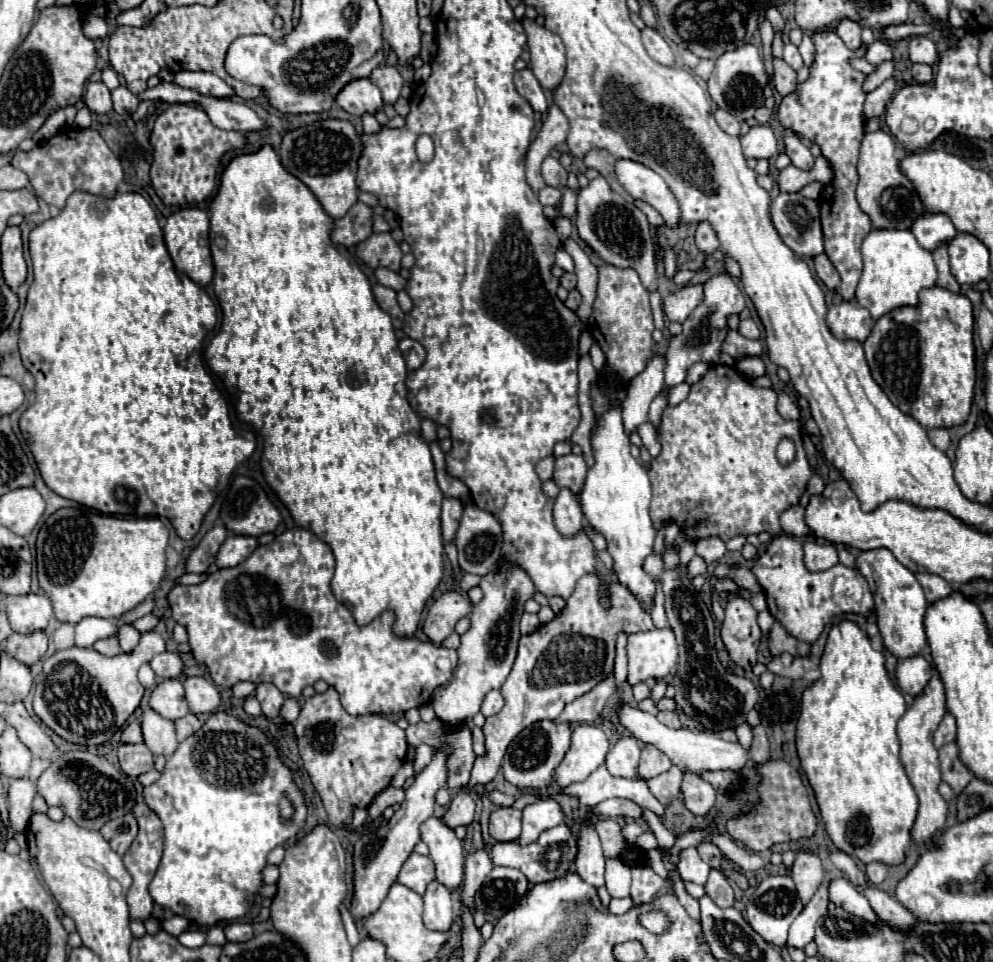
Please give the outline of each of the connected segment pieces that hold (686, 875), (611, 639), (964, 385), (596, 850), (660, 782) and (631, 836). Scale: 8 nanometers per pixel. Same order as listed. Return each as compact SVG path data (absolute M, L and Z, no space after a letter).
M688 848L680 854L678 870L680 870L682 880L690 880L690 882L696 882L696 884L706 884L712 868L706 862L702 862L696 848Z
M596 574L582 576L566 602L566 608L552 622L520 638L512 672L500 688L506 704L502 712L486 718L482 730L486 736L488 754L476 758L468 788L478 782L488 784L496 776L502 764L502 756L518 732L538 720L558 718L564 704L590 692L600 680L608 678L610 670L614 668L616 636L620 630L640 632L654 628L650 614L642 608L642 604L638 604L638 598L626 586L612 584L612 606L608 610L598 602L598 586L600 578Z
M934 286L920 292L918 306L896 308L876 320L872 334L864 342L868 366L876 384L886 392L890 402L918 420L924 428L952 428L968 420L976 384L976 350L974 350L974 316L972 302L946 288Z
M584 826L580 830L580 846L576 858L578 876L594 888L604 884L604 854L600 846L600 838L592 826Z
M672 766L668 772L662 772L660 776L648 780L652 794L666 806L670 800L674 800L680 794L680 782L684 772L678 766Z
M630 822L630 824L624 826L624 836L626 836L628 844L634 844L636 838L638 838L642 832L644 832L644 826L640 826L638 822Z

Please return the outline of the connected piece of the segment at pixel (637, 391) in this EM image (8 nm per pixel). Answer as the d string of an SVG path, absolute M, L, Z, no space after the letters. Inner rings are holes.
M652 356L644 372L628 382L628 396L622 404L622 416L626 432L638 430L640 424L648 422L648 406L660 394L664 386L664 358Z

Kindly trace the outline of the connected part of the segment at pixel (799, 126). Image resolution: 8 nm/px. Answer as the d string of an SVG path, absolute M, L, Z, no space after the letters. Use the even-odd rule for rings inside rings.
M818 32L818 34L814 34L812 36L812 40L814 40L814 46L816 46L816 60L814 60L814 64L810 66L810 78L804 82L804 84L798 84L798 90L794 92L794 94L790 94L790 96L786 96L786 98L782 98L782 102L780 102L780 106L778 106L778 118L780 118L780 124L786 128L786 130L792 130L792 132L796 132L796 134L802 134L804 138L808 138L808 140L812 140L812 142L816 142L820 148L822 148L822 154L830 160L830 164L832 164L832 168L834 168L834 180L832 180L832 188L824 188L828 194L822 194L822 196L826 196L826 202L828 202L828 210L822 210L822 216L820 216L820 220L822 220L822 230L824 230L824 250L826 250L826 254L828 254L828 258L832 260L832 264L836 266L836 270L840 272L840 276L842 276L842 284L836 288L836 292L844 298L844 300L854 300L854 292L856 292L856 284L858 284L858 280L860 280L860 274L862 274L862 258L860 258L860 246L862 246L862 240L868 236L868 232L872 230L872 222L870 222L870 218L860 210L860 206L858 206L858 202L856 202L856 196L854 196L854 190L856 190L856 184L858 184L858 172L856 172L856 164L858 164L858 148L860 148L860 142L862 142L862 136L864 136L864 132L862 132L862 128L864 128L864 120L862 120L862 106L864 106L864 98L866 98L866 94L864 94L864 90L862 90L862 82L866 80L866 74L862 74L862 72L858 72L858 70L854 70L850 64L848 64L848 60L850 58L854 58L854 56L864 56L866 54L866 46L862 46L860 50L848 50L846 48L846 44L836 36L836 32Z

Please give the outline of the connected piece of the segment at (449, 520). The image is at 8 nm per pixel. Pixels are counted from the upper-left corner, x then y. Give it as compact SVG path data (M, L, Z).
M444 498L442 500L442 536L446 542L454 540L462 510L464 510L464 506L458 498Z

